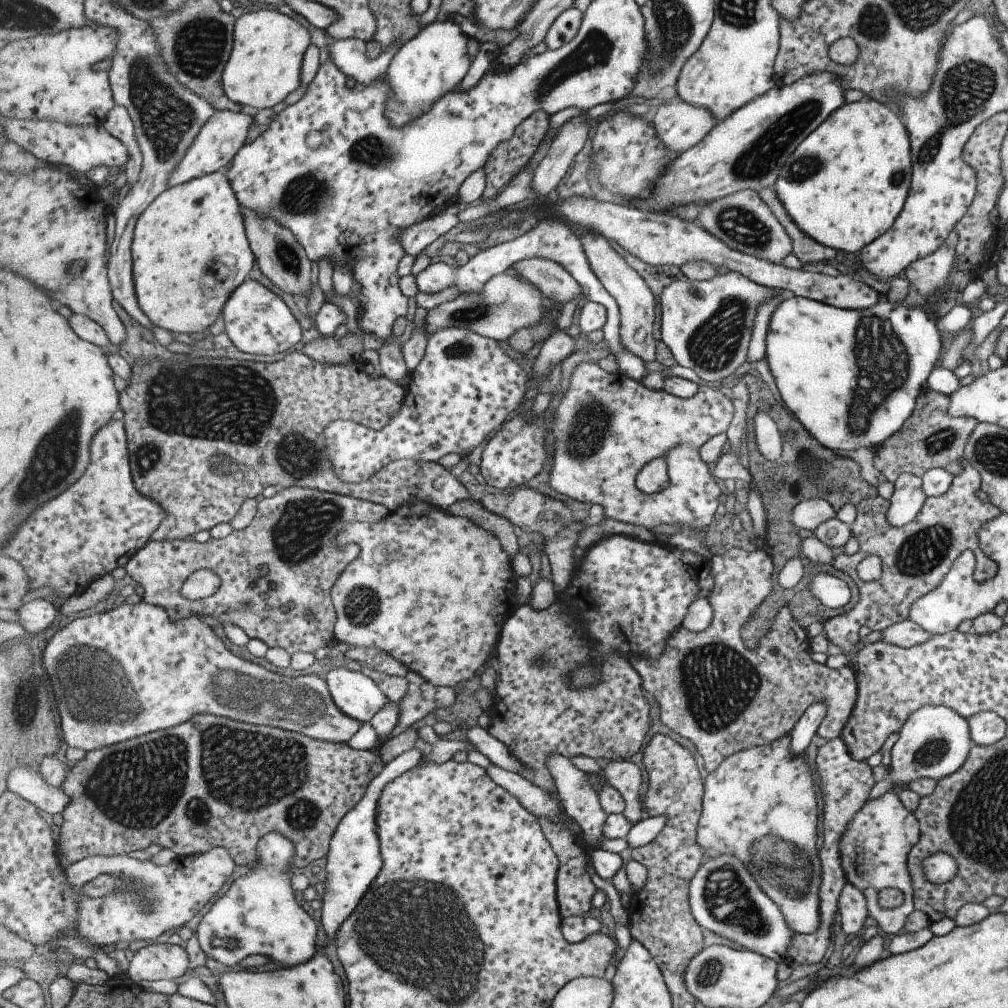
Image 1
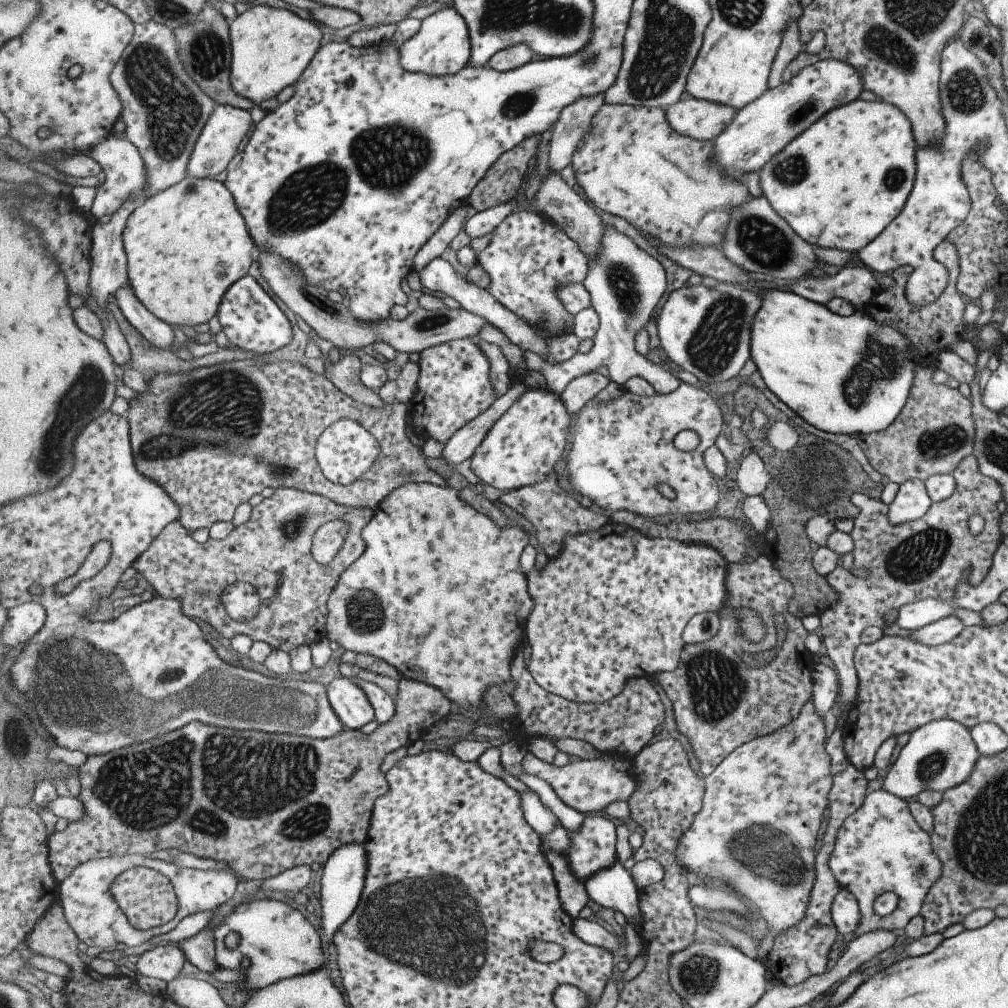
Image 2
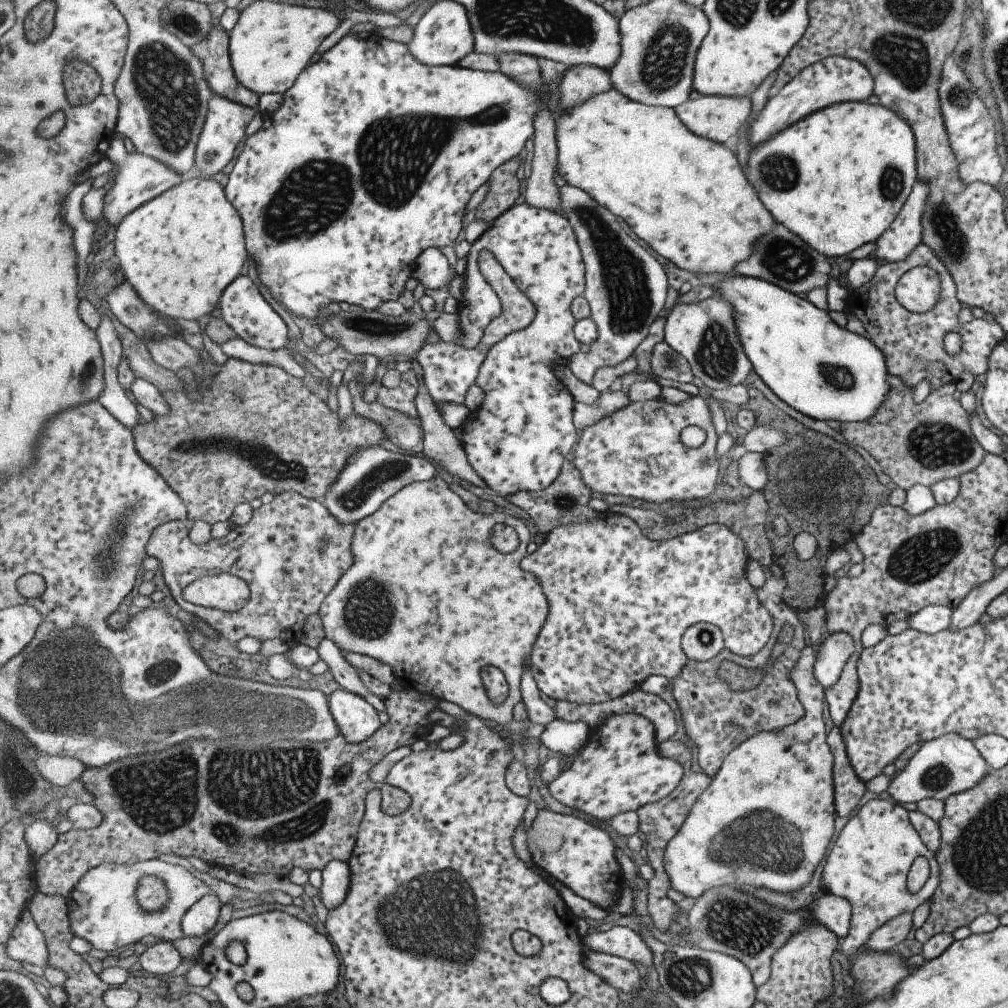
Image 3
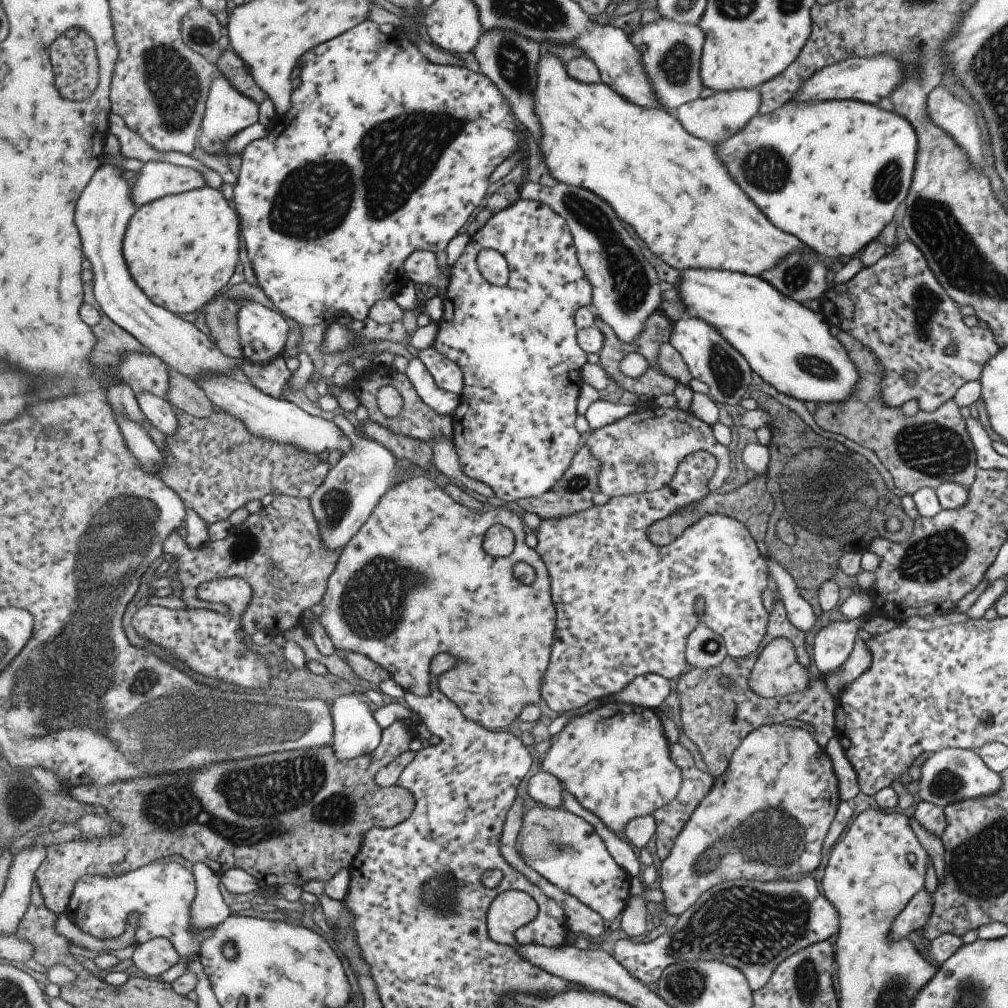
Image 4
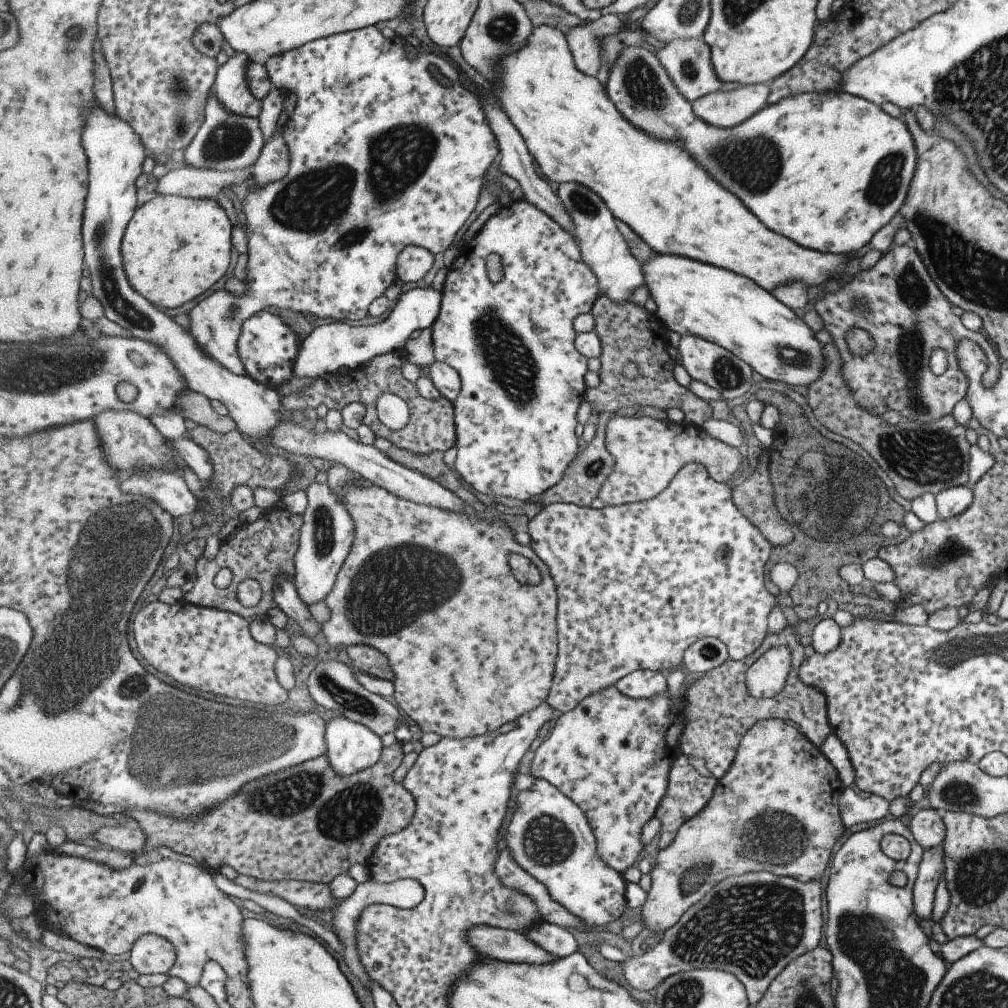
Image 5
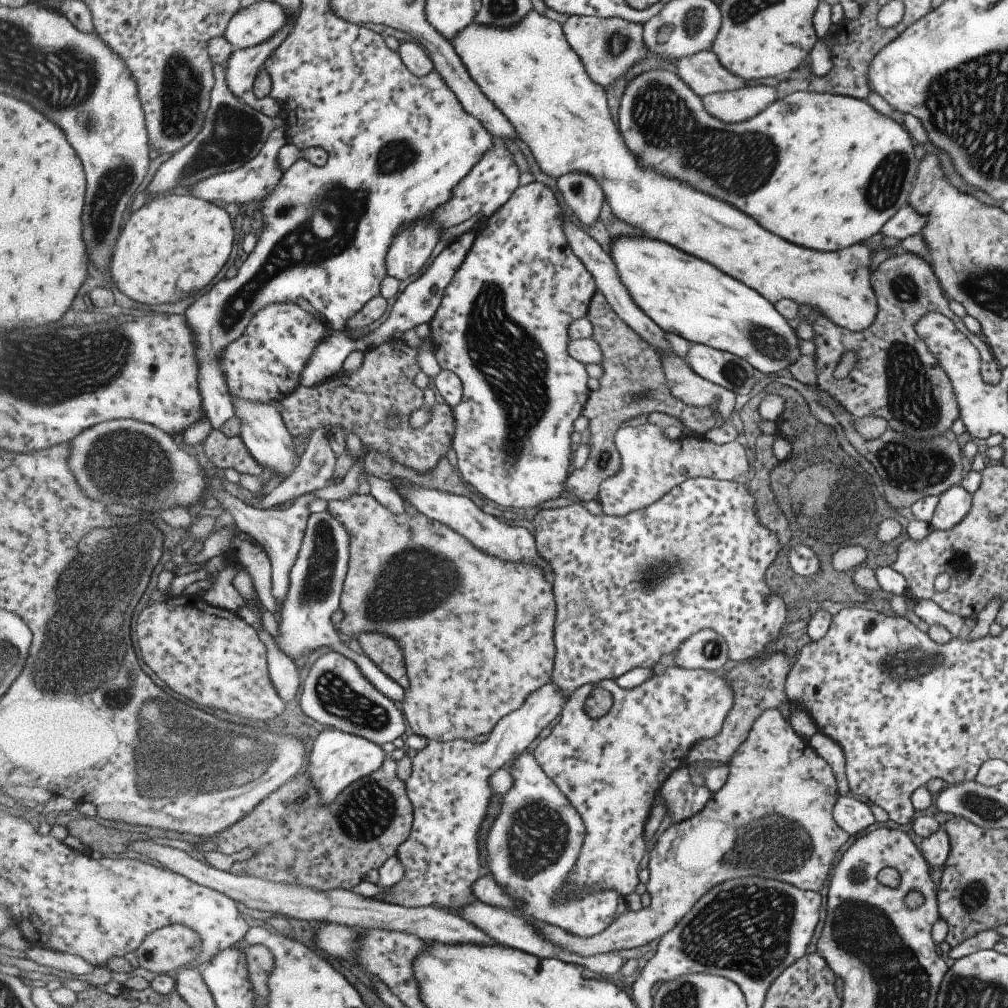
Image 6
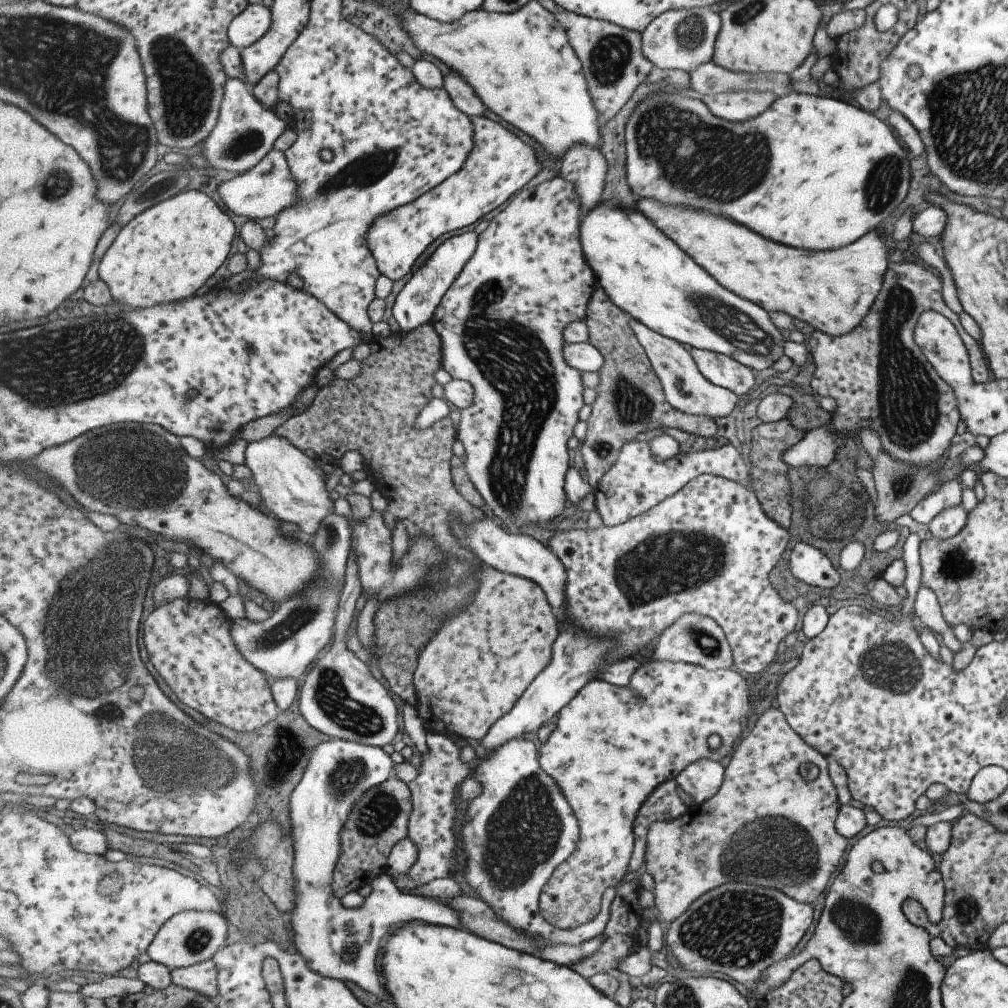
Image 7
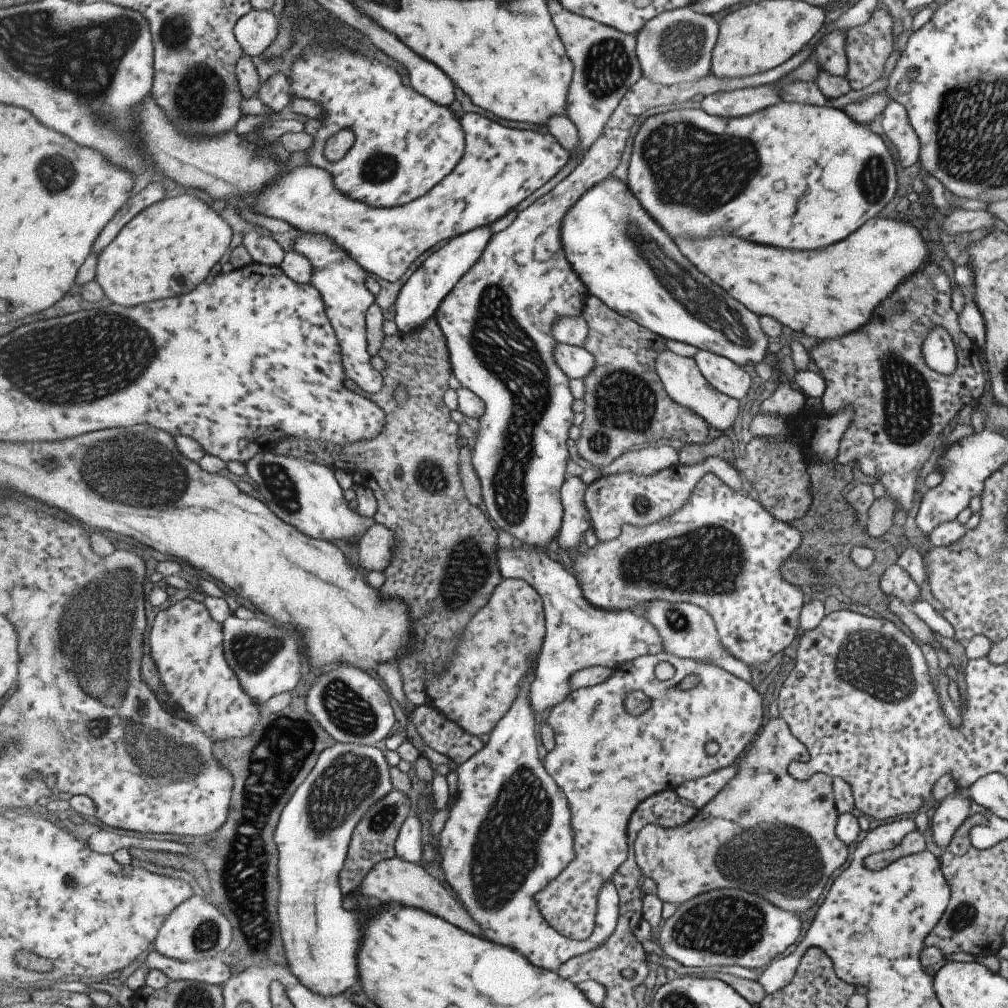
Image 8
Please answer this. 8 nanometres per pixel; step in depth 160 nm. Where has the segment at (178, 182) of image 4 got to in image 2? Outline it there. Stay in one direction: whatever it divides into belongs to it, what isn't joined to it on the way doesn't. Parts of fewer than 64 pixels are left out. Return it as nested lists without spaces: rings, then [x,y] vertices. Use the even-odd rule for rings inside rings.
[[[112,133],[109,138],[105,138],[100,146],[95,146],[93,150],[86,153],[88,157],[97,160],[101,164],[102,172],[105,174],[106,181],[97,188],[97,197],[93,204],[91,214],[96,220],[103,216],[113,217],[113,214],[121,208],[121,204],[127,202],[127,198],[135,198],[135,200],[144,200],[143,192],[147,188],[147,168],[143,160],[143,156],[139,150],[126,138],[116,138]]]

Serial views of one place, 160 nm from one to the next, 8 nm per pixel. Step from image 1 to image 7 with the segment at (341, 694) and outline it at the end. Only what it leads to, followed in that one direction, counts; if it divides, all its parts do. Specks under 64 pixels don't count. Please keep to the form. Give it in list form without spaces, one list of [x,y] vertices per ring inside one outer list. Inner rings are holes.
[[[331,737],[329,742],[321,742],[313,750],[309,770],[305,772],[305,778],[301,780],[301,786],[297,786],[297,794],[291,798],[291,822],[293,822],[293,842],[295,842],[296,861],[295,878],[297,878],[297,908],[293,912],[293,925],[297,934],[294,934],[294,944],[301,956],[309,960],[309,966],[317,970],[321,976],[329,976],[343,982],[352,982],[365,991],[377,996],[378,999],[393,1003],[389,994],[389,988],[385,988],[384,977],[377,970],[377,956],[383,945],[384,939],[392,933],[397,924],[410,921],[422,921],[437,926],[465,929],[459,912],[449,906],[443,899],[432,897],[419,897],[401,892],[391,876],[381,874],[373,879],[371,896],[367,897],[361,908],[349,910],[345,908],[335,894],[333,894],[333,874],[337,862],[341,857],[341,830],[344,830],[349,814],[357,800],[383,782],[394,776],[396,764],[391,755],[383,748],[373,747],[354,741]]]

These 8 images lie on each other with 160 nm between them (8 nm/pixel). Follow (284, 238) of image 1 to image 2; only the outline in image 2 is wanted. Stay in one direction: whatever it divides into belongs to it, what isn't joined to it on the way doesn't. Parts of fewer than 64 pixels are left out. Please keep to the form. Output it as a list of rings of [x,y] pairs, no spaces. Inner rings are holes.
[[[267,248],[260,250],[259,253],[261,254],[261,258],[258,259],[260,272],[274,294],[295,315],[301,317],[317,335],[333,343],[337,349],[361,350],[368,346],[373,347],[375,342],[387,342],[399,352],[421,354],[433,346],[454,339],[478,336],[478,332],[484,324],[491,325],[487,318],[483,318],[479,314],[471,314],[464,307],[451,309],[447,306],[435,310],[418,308],[403,320],[391,317],[389,320],[379,320],[379,322],[361,322],[351,314],[350,308],[345,304],[335,303],[331,300],[327,290],[311,284],[297,264],[293,264],[291,260],[285,260],[281,254],[267,252]]]

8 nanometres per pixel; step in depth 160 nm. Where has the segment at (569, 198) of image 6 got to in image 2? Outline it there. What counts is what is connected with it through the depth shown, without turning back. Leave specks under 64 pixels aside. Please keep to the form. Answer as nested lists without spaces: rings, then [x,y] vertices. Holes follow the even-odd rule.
[[[607,226],[599,256],[595,262],[590,262],[588,278],[585,278],[584,284],[592,295],[592,308],[599,312],[601,318],[600,330],[592,349],[587,354],[578,352],[573,359],[557,365],[545,362],[538,353],[525,351],[527,368],[541,370],[549,382],[547,389],[557,396],[562,396],[573,380],[584,374],[595,373],[597,368],[603,366],[607,367],[612,381],[621,386],[625,386],[634,377],[640,377],[649,380],[658,394],[667,395],[677,391],[683,383],[674,372],[654,364],[653,361],[657,359],[654,356],[643,356],[635,350],[635,336],[653,320],[653,314],[667,290],[667,274],[661,262],[639,248],[629,236],[621,234],[613,226]]]

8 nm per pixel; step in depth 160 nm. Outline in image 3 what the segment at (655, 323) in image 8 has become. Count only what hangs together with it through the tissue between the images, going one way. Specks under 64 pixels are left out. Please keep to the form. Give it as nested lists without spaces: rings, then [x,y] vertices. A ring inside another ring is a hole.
[[[733,274],[728,279],[723,279],[721,282],[712,286],[713,294],[721,297],[728,303],[733,305],[734,319],[741,337],[741,346],[744,353],[749,357],[749,362],[752,362],[753,370],[757,376],[763,381],[769,390],[785,402],[791,408],[805,414],[811,418],[819,420],[835,420],[835,422],[862,422],[866,418],[872,417],[878,406],[884,401],[885,395],[888,393],[888,384],[886,383],[886,376],[889,375],[884,363],[884,356],[869,338],[863,338],[858,334],[850,333],[847,329],[838,327],[824,310],[819,310],[813,306],[803,296],[797,296],[789,291],[783,290],[770,282],[755,278],[746,277],[743,275]]]

